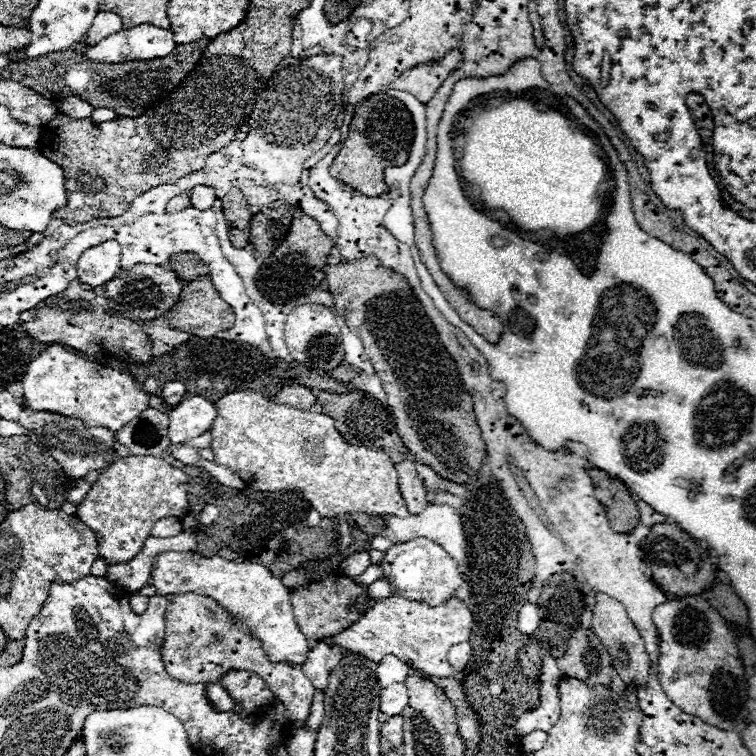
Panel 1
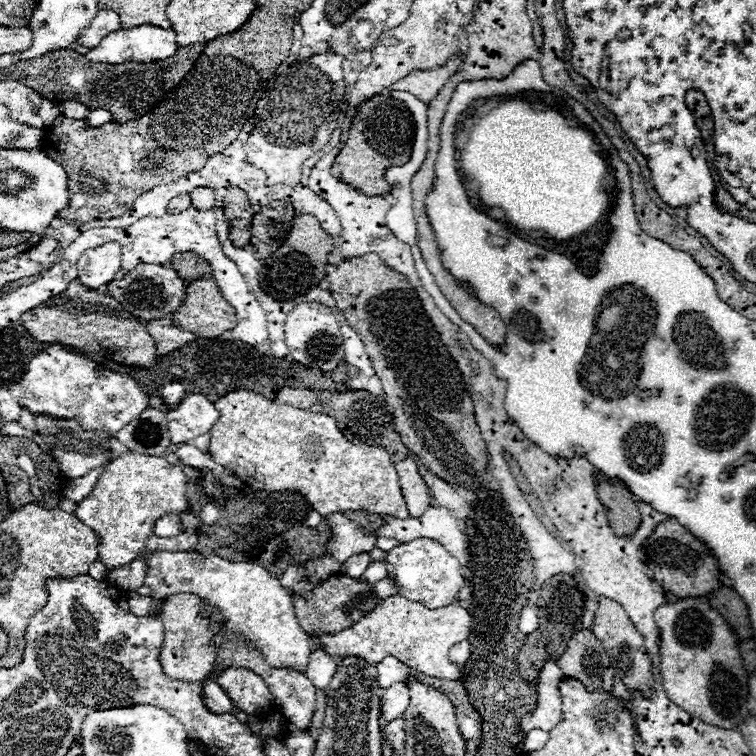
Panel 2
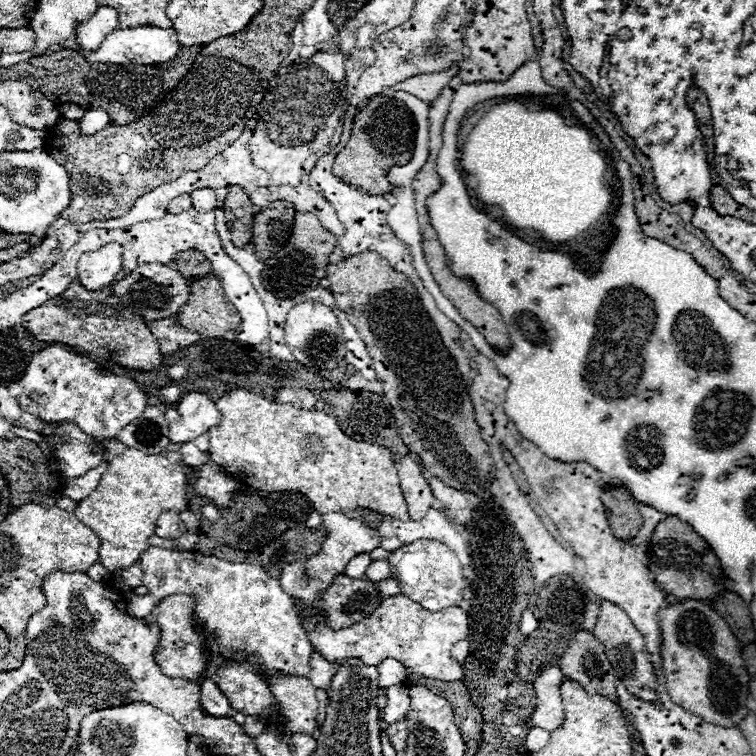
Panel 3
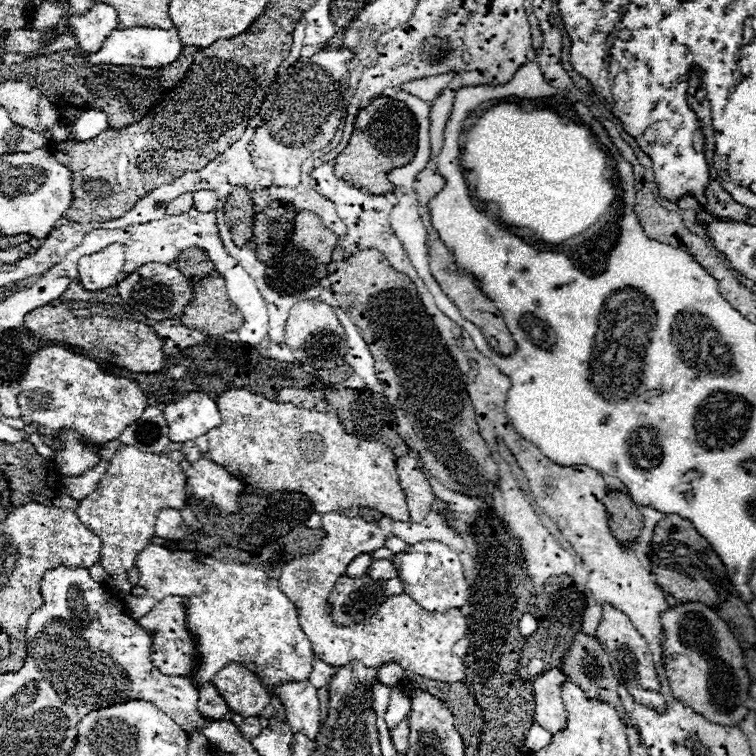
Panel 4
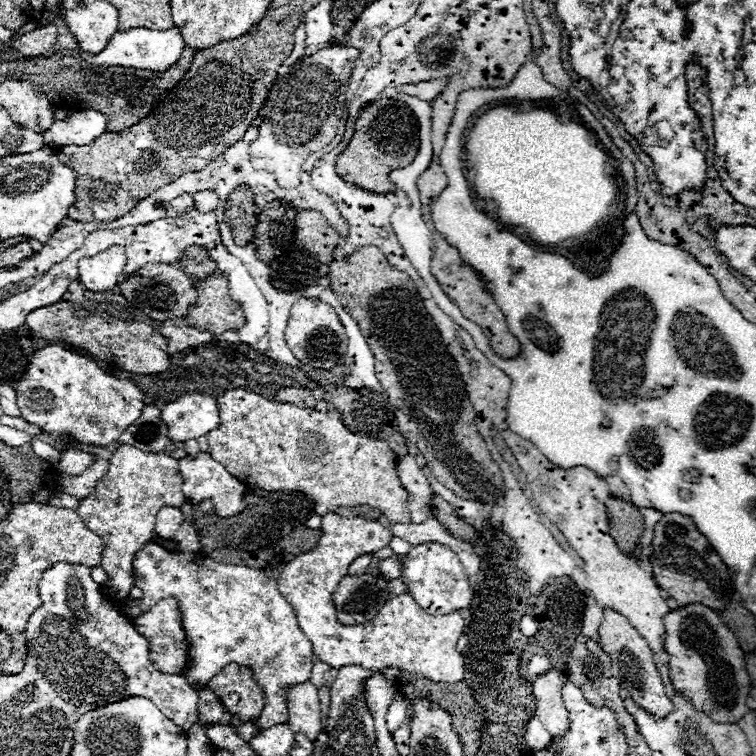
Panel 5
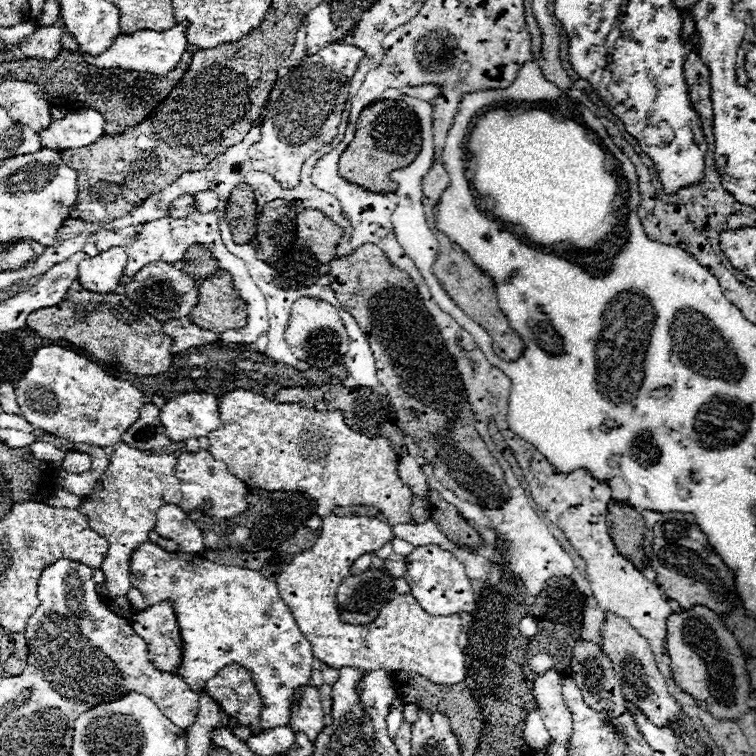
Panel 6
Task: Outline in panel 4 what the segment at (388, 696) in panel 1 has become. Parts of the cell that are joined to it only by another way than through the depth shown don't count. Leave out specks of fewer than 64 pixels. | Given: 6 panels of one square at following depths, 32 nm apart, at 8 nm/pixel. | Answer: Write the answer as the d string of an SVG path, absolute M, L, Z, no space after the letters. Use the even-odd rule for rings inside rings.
M392 686L390 704L386 708L386 724L392 728L398 722L406 720L408 710L410 710L410 698L406 696L406 692L400 686Z

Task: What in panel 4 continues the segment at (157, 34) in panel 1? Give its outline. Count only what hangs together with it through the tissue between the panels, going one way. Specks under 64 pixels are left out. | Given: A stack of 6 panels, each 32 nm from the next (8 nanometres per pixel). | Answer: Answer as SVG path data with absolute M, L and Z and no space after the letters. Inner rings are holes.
M138 26L138 28L126 28L126 30L114 30L102 44L102 48L98 52L90 52L86 56L86 62L92 64L116 64L116 66L148 66L148 68L158 68L158 66L166 66L170 62L174 62L180 56L180 50L184 48L184 44L178 38L178 30L170 28L170 30L160 30L160 28L146 28L146 26Z

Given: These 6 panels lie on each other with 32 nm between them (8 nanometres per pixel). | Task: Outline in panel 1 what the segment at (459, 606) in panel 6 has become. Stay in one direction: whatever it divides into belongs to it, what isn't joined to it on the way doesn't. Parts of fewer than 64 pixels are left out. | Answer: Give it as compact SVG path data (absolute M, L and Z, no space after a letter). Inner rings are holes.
M416 538L388 548L382 560L382 570L384 570L384 580L390 582L396 594L412 600L424 600L430 606L438 606L450 596L454 596L456 588L462 584L462 576L458 572L456 562L442 550L442 546L426 538Z

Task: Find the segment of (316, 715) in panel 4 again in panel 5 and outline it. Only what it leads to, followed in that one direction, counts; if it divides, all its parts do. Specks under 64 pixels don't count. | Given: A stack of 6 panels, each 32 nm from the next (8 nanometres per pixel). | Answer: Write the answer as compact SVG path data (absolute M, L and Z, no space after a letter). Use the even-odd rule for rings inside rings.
M296 684L286 688L286 706L288 706L288 726L292 732L302 732L310 740L316 740L324 720L320 714L318 690L310 684Z

